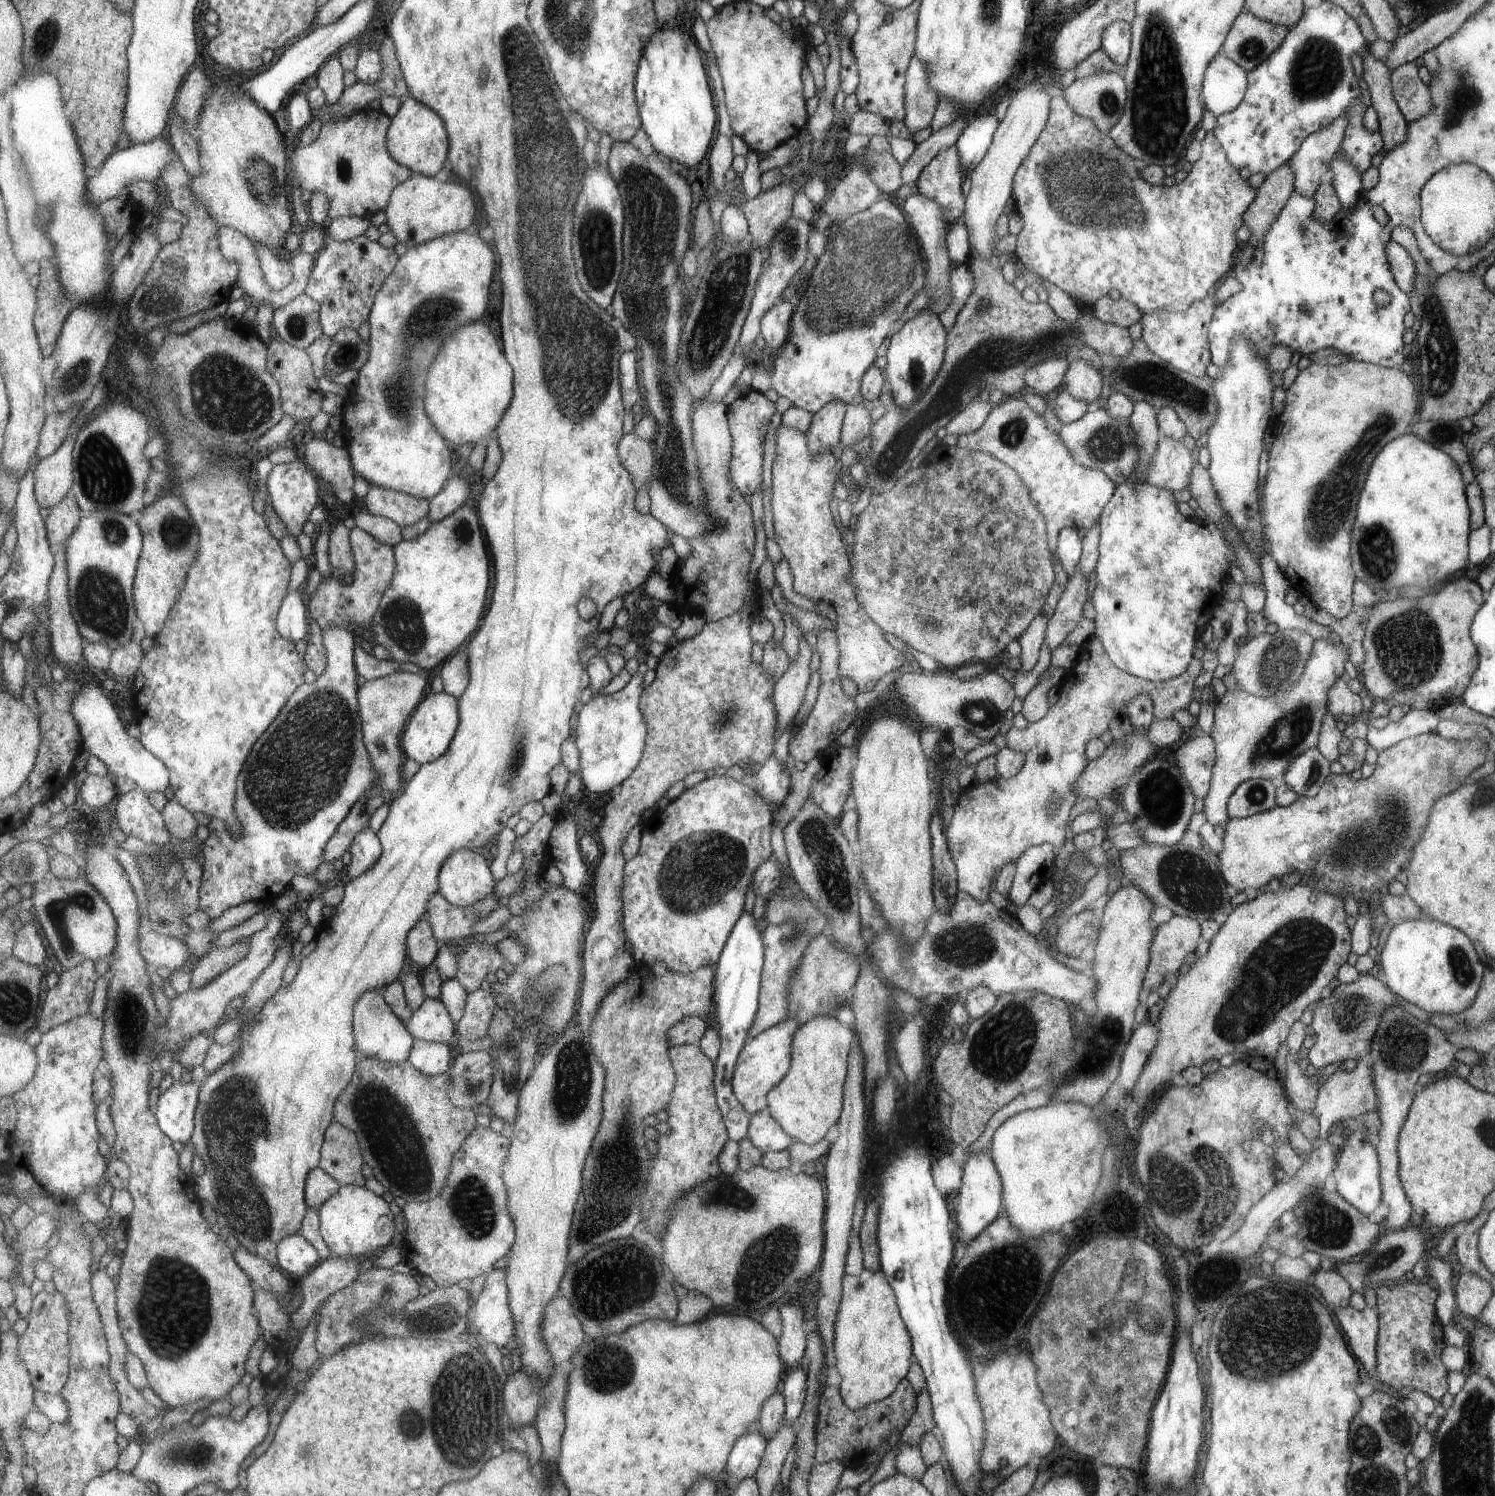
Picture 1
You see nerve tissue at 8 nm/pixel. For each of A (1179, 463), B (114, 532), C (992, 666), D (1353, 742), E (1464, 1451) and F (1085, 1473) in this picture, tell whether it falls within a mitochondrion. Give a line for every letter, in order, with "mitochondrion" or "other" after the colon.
A: other
B: mitochondrion
C: other
D: other
E: mitochondrion
F: other

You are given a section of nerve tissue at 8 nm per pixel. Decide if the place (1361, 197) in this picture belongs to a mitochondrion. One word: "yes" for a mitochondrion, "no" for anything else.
no

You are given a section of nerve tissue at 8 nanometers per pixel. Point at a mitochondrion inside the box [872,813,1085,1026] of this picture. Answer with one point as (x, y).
(967, 946)

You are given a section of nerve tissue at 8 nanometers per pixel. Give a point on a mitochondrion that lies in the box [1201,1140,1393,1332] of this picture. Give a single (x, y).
(1329, 1227)

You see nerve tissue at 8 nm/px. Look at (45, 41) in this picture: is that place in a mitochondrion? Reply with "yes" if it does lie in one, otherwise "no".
yes

